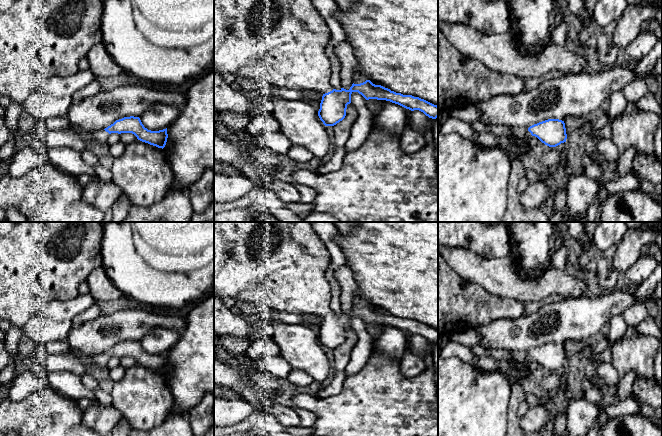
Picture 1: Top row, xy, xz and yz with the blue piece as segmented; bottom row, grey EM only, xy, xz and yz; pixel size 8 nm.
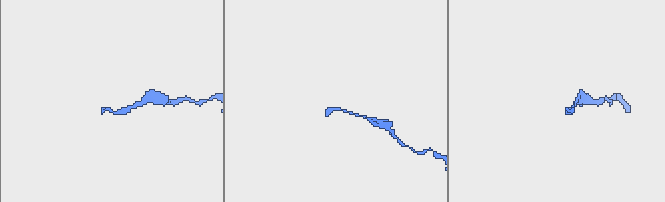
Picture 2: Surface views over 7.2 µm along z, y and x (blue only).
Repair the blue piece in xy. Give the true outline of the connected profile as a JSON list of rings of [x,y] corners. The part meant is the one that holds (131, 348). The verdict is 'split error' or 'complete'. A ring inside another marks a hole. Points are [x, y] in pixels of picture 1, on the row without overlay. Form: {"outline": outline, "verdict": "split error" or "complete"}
{"outline": [[[134,340],[116,344],[107,352],[96,355],[86,355],[81,350],[71,348],[69,348],[69,352],[73,356],[81,358],[83,361],[89,358],[93,365],[102,367],[107,366],[108,360],[111,357],[132,357],[138,364],[163,373],[168,362],[167,352],[159,355],[148,354],[144,351],[140,342]]], "verdict": "split error"}

